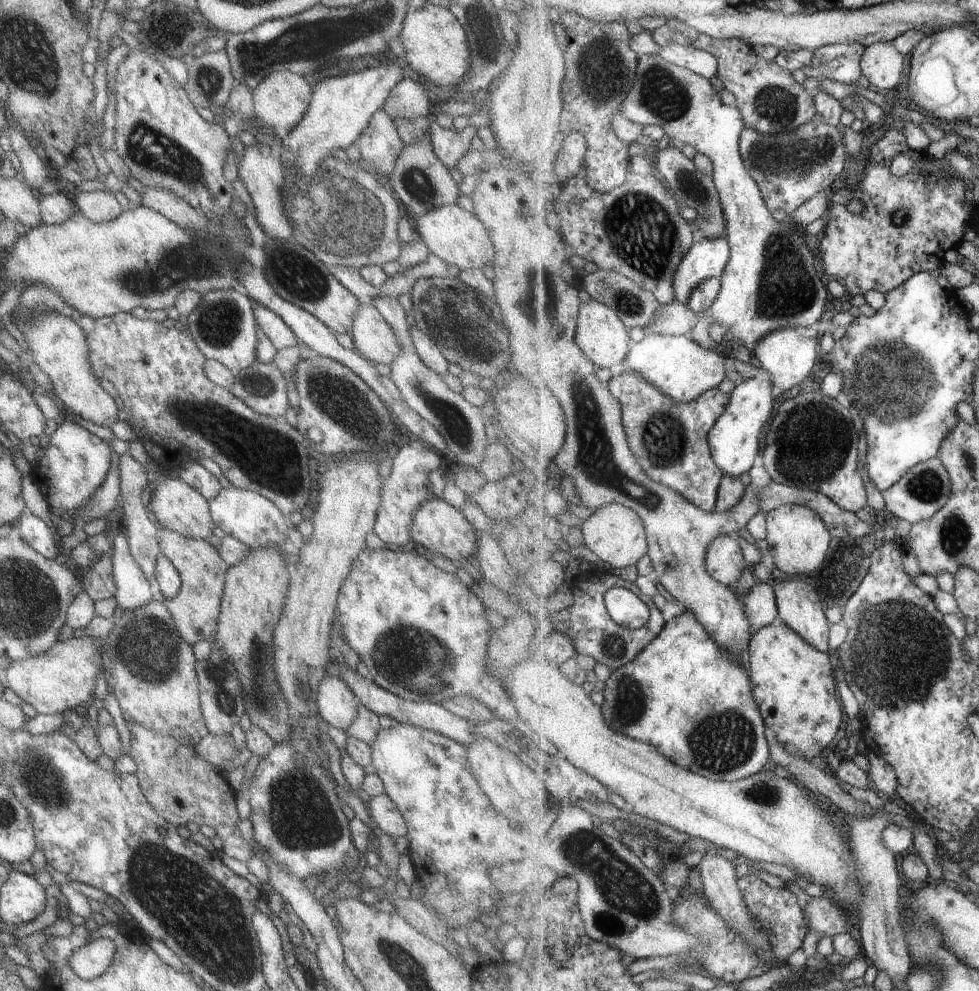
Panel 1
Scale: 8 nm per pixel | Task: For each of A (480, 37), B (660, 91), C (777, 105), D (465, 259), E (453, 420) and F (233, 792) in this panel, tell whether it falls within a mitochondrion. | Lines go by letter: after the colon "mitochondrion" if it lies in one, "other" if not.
A: mitochondrion
B: mitochondrion
C: mitochondrion
D: other
E: mitochondrion
F: other

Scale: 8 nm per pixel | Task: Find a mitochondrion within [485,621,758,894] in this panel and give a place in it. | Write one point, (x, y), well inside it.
(629, 704)

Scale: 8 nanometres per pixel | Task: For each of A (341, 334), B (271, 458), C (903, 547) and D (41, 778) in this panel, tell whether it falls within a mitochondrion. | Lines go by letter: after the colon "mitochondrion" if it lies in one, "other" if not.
A: other
B: mitochondrion
C: other
D: mitochondrion

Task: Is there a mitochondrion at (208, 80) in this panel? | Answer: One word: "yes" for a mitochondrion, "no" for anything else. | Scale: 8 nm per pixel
yes

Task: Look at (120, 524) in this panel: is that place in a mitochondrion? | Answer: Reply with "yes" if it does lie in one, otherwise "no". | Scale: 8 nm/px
no

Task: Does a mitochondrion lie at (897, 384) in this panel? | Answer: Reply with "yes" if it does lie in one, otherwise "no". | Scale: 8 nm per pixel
yes

